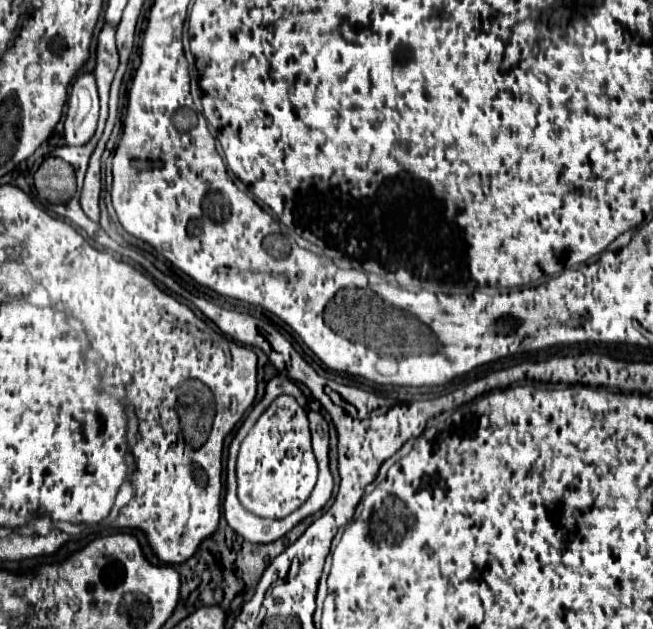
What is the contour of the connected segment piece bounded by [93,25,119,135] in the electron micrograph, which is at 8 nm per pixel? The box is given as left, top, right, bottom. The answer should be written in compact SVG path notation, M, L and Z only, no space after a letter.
M105 25L97 39L97 65L93 71L100 100L100 115L95 132L97 135L103 133L103 125L108 117L109 87L119 66L119 54L115 49L115 31L117 29L113 25Z

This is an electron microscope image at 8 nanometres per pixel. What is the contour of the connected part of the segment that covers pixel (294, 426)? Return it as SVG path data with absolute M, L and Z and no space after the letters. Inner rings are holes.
M291 395L277 397L245 437L237 459L237 495L245 509L259 517L281 519L299 509L317 481L309 421L305 409Z

